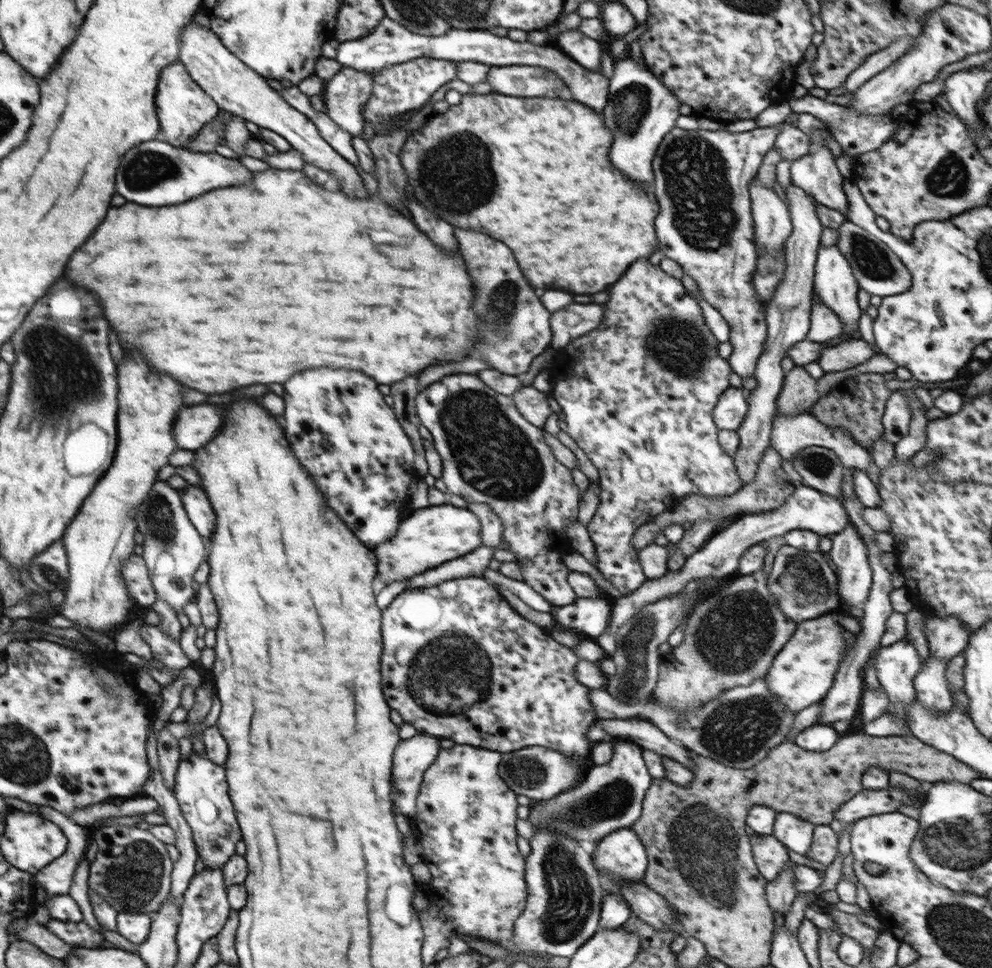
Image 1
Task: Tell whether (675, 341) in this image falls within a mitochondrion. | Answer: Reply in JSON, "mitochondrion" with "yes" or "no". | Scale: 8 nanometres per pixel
{"mitochondrion":"yes"}

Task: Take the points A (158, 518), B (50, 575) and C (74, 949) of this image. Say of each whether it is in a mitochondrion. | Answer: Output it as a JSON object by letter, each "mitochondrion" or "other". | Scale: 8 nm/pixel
{"A":"mitochondrion","B":"mitochondrion","C":"other"}

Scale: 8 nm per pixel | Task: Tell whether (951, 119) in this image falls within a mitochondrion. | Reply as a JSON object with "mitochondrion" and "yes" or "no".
{"mitochondrion":"no"}

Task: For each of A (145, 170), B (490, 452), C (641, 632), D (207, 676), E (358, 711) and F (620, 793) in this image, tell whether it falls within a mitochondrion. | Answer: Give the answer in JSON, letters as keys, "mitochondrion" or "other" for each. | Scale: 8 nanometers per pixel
{"A":"mitochondrion","B":"mitochondrion","C":"mitochondrion","D":"other","E":"other","F":"mitochondrion"}

